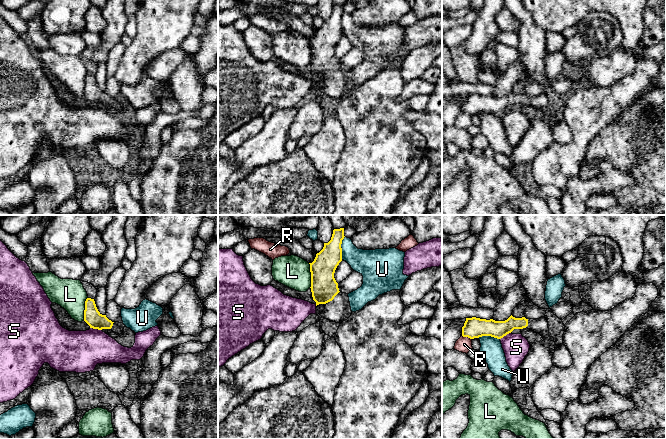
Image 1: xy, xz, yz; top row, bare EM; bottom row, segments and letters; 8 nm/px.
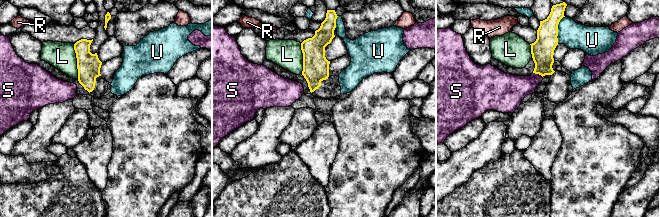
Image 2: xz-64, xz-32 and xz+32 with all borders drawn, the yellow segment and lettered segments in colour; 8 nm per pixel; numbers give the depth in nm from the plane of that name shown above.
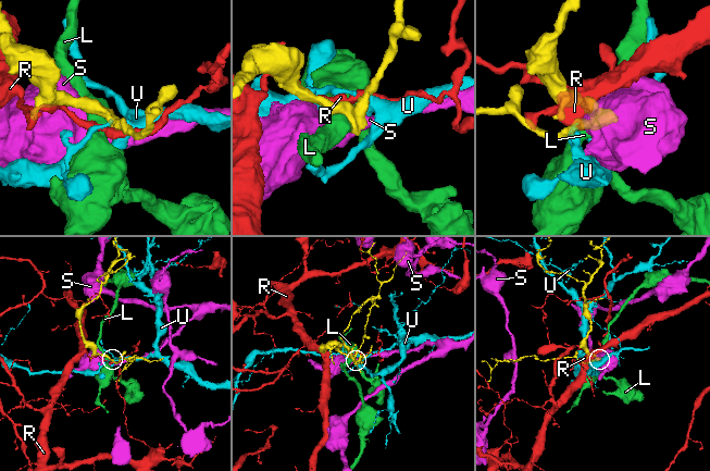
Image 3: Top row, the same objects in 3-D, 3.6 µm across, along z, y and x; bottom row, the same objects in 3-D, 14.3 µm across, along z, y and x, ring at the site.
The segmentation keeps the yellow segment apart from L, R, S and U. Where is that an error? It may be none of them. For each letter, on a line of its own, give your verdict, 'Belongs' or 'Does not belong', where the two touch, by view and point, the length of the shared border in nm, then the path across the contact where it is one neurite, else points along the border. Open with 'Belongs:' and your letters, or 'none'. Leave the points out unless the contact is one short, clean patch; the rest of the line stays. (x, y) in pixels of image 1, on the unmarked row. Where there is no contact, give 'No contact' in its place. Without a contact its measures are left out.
Belongs: none
L: Does not belong. Touches yellow at xz (311, 51). Shared border 200 nm
R: Does not belong. Touches yellow at yz (467, 112). Shared border 90 nm
S: Does not belong. Touches yellow at xy (96, 104). Shared border 100 nm. Boundary: xy (90, 103), (101, 106)
U: Does not belong. Touches yellow at xz (341, 24). Shared border 190 nm

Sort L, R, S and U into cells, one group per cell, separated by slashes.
L / R / S / U

